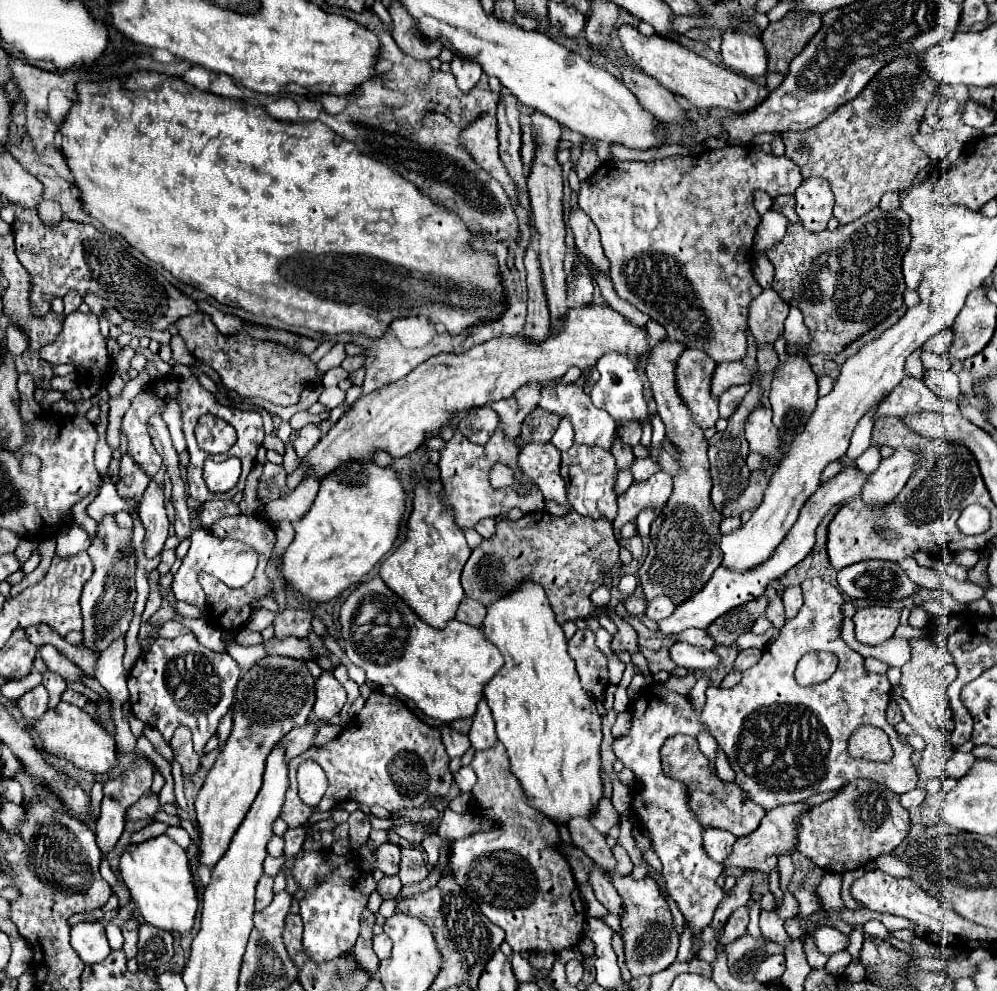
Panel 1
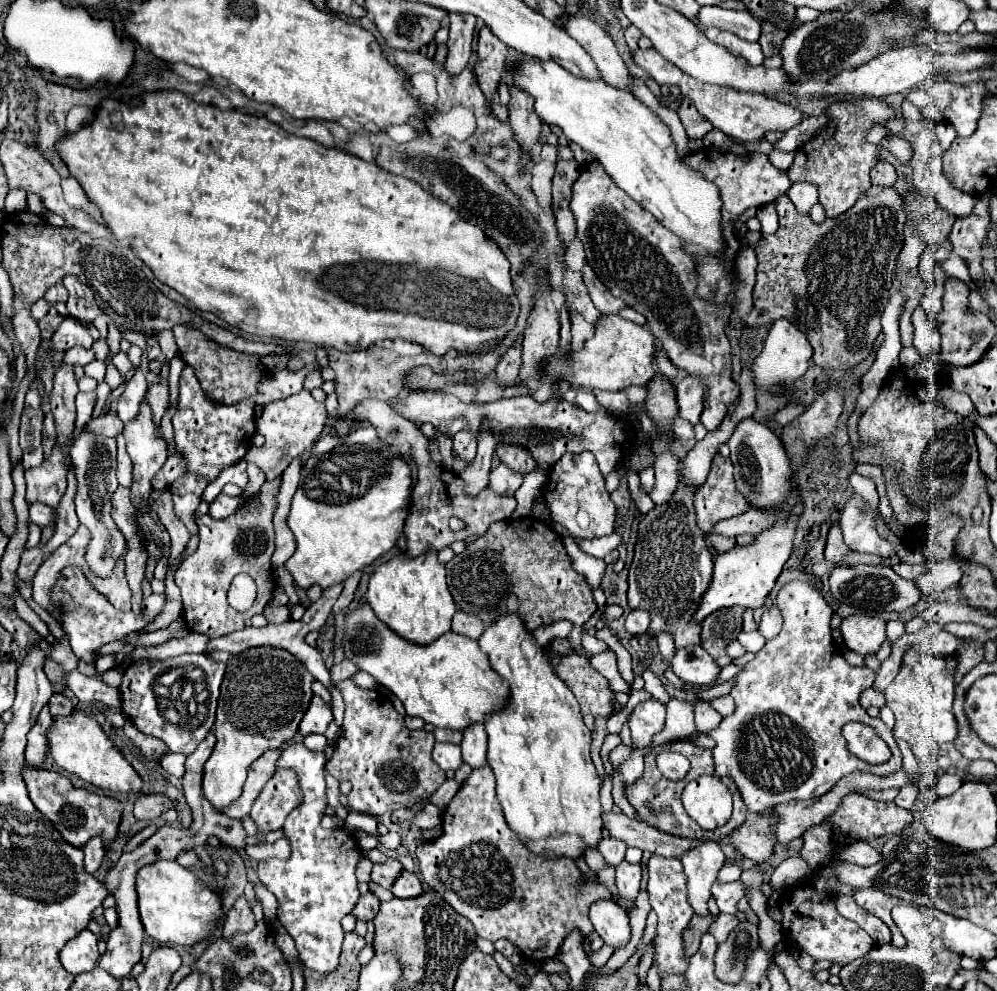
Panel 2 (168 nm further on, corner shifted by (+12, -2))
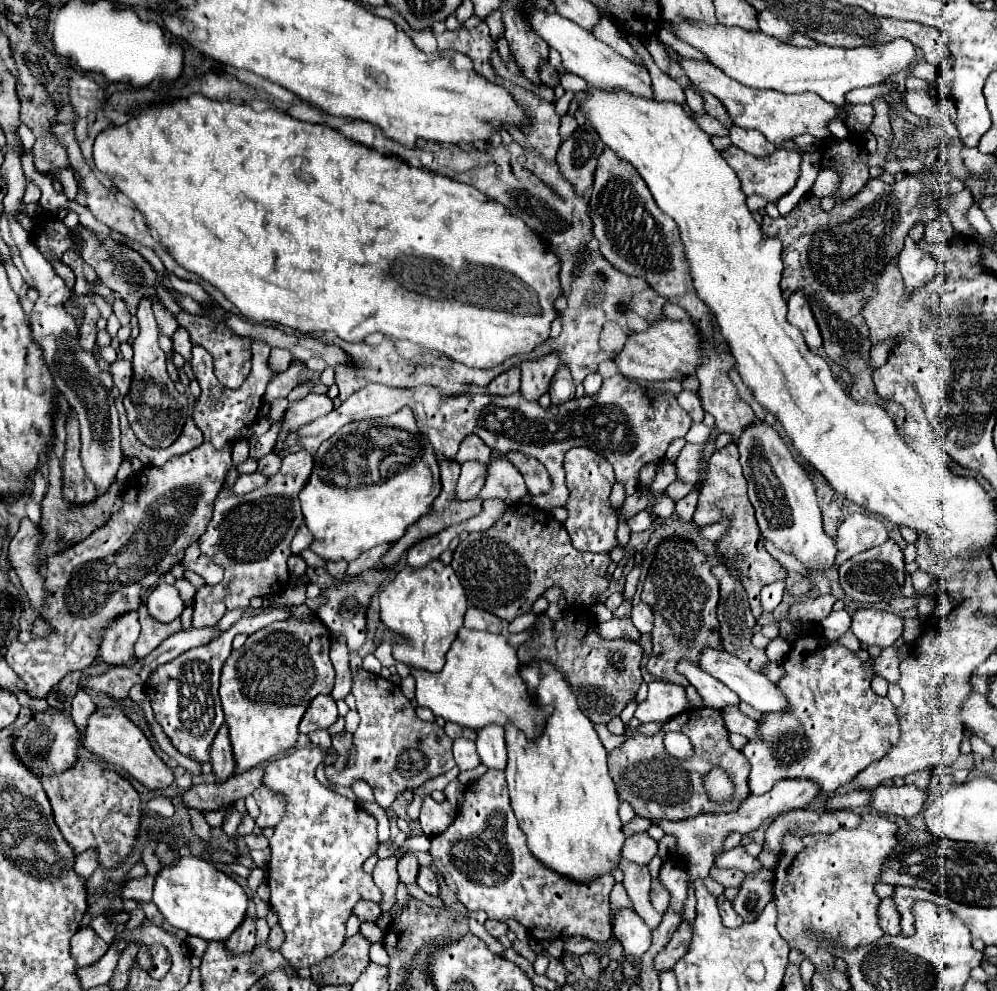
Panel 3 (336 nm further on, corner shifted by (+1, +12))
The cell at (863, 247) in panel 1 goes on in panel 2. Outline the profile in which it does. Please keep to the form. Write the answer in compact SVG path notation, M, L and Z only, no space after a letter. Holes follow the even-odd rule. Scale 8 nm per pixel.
M870 187L864 193L864 197L852 209L848 209L844 215L840 215L836 219L826 219L822 225L814 225L810 217L800 215L786 195L780 195L774 201L774 205L776 205L776 213L780 217L780 229L776 231L776 235L768 235L768 237L762 237L758 241L758 247L756 247L758 267L756 267L756 287L754 287L754 311L748 315L746 321L750 325L772 325L776 319L788 319L790 323L794 323L808 337L808 341L810 341L810 345L814 349L812 361L816 365L820 365L822 369L852 369L854 365L858 365L860 361L864 361L870 355L872 343L874 343L874 339L878 337L878 333L882 329L880 327L880 317L882 317L884 307L888 303L888 289L892 287L896 257L900 255L900 251L904 247L906 215L904 215L904 209L902 209L902 197L892 187Z

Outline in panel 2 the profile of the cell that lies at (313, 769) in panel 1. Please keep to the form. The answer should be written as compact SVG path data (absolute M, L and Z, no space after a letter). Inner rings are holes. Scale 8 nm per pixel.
M302 741L292 743L282 751L278 767L292 767L296 773L300 773L304 803L296 807L284 823L284 835L292 843L290 859L260 861L258 877L266 889L278 897L278 919L296 941L298 957L302 959L304 967L330 973L338 965L344 940L340 921L356 907L360 897L354 871L362 853L356 839L344 829L326 831L320 827L320 819L326 811L324 765L326 755L322 751L308 749Z

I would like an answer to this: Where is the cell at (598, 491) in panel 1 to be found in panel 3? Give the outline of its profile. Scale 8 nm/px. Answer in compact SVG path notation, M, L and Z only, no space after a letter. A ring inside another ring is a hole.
M575 447L565 453L565 473L567 473L567 489L569 489L569 519L565 521L565 529L571 537L571 543L579 551L591 553L611 553L617 547L617 513L609 503L609 493L615 483L615 475L611 463L599 457L591 449Z

